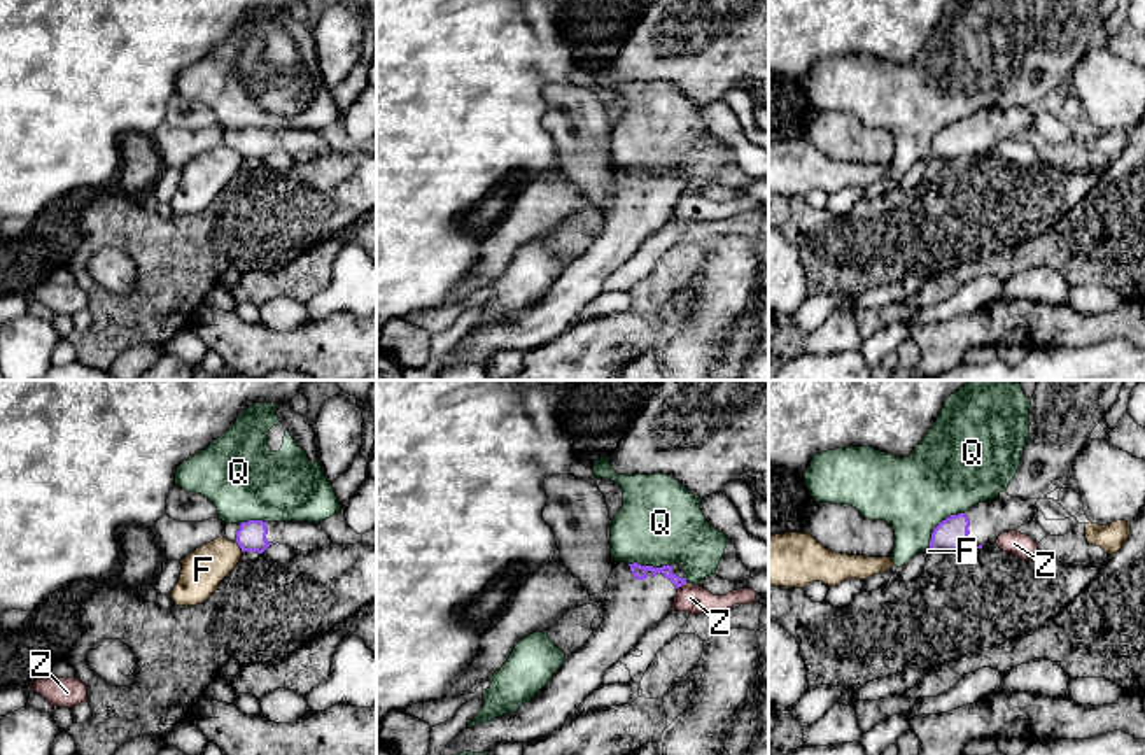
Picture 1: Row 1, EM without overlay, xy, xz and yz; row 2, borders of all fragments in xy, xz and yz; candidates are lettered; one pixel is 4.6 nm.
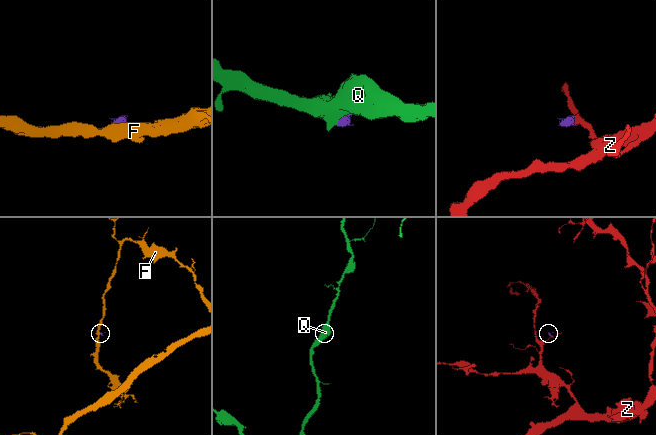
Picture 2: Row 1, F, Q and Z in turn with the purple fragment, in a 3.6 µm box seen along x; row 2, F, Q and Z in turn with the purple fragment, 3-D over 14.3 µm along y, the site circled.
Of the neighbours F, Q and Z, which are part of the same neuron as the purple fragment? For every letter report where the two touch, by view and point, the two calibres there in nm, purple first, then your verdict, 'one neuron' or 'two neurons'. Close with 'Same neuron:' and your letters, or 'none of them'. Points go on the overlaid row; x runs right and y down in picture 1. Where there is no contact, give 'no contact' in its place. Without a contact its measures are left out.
F: contact xy (238, 545); calibres 140 and 200 nm; two neurons
Q: contact yz (939, 524); calibres 150 and 380 nm; two neurons
Z: contact xz (681, 585); calibres 60 and 130 nm; two neurons
Same neuron: none of them

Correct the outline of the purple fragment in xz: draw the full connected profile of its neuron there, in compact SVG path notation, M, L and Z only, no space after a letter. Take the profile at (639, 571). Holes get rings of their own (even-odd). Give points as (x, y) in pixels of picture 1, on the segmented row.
M613 561L609 592L599 608L602 624L536 697L516 711L466 727L441 755L483 753L501 743L539 741L567 723L587 695L602 685L606 671L671 611L678 589L686 583L679 564L641 566Z

